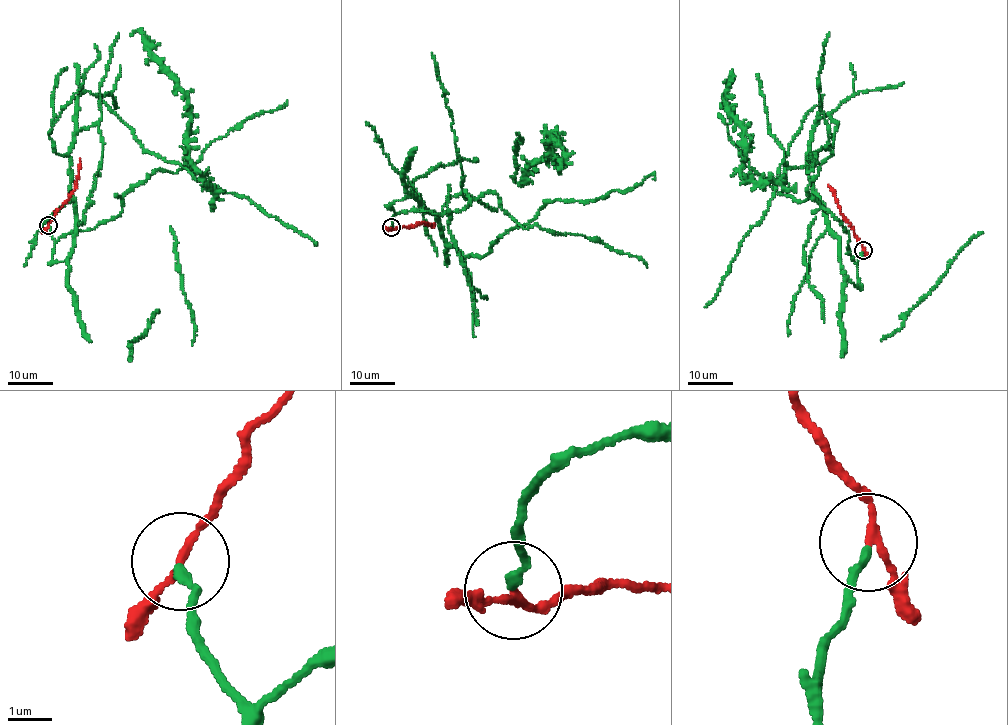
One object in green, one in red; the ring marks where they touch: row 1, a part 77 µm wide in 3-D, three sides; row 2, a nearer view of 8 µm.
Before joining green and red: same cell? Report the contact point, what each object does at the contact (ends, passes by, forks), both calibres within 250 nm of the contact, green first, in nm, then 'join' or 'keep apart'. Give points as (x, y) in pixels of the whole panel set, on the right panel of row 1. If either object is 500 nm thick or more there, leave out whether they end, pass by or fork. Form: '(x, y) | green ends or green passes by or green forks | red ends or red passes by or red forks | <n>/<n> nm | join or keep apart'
(863, 250) | green ends | red passes by | 190/150 nm | keep apart

